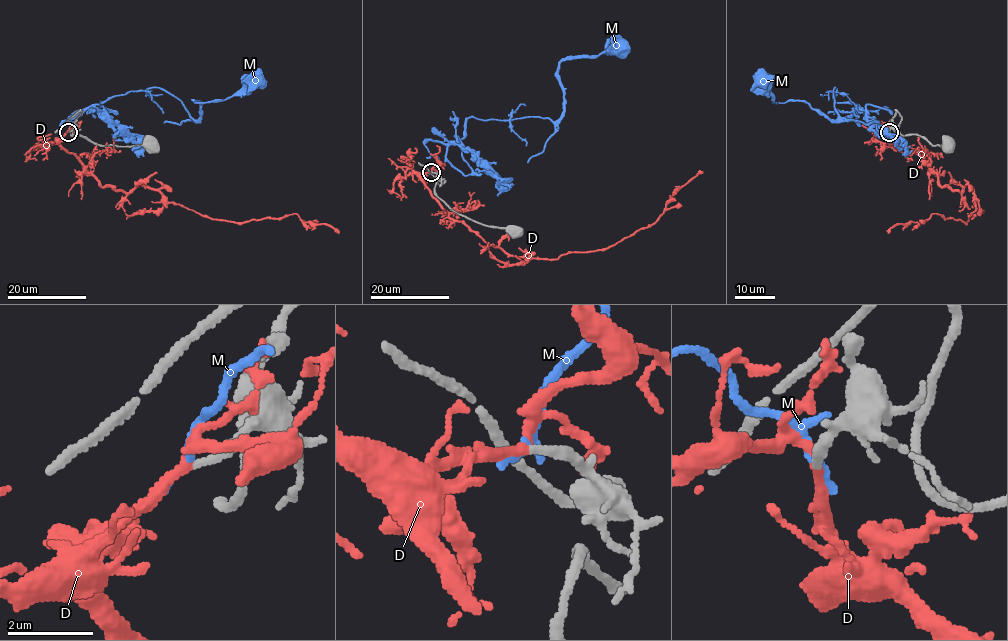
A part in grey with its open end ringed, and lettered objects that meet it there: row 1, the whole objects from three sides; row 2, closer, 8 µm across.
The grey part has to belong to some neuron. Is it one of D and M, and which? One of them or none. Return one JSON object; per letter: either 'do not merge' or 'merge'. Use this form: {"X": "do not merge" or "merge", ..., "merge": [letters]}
{"D": "merge", "M": "do not merge", "merge": ["D"]}

